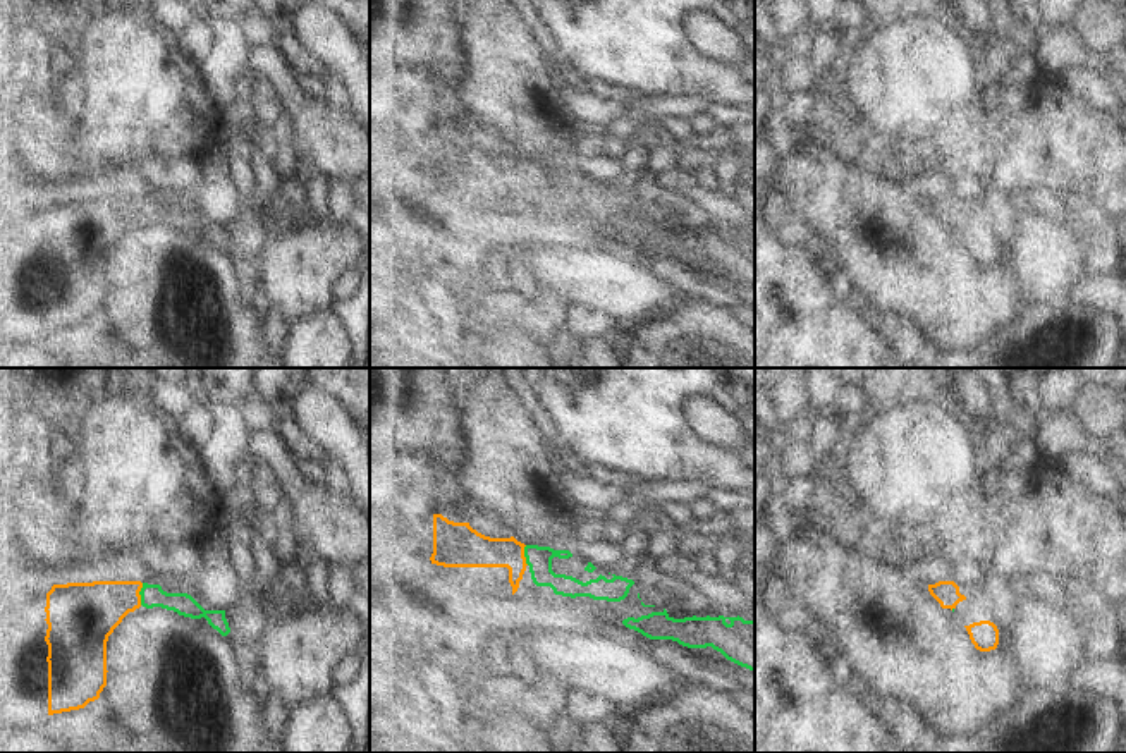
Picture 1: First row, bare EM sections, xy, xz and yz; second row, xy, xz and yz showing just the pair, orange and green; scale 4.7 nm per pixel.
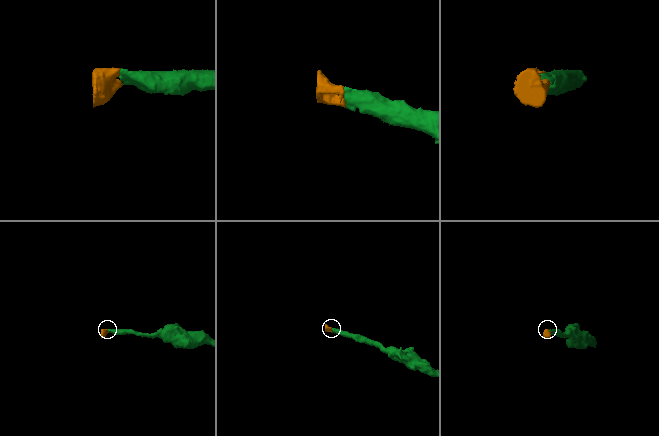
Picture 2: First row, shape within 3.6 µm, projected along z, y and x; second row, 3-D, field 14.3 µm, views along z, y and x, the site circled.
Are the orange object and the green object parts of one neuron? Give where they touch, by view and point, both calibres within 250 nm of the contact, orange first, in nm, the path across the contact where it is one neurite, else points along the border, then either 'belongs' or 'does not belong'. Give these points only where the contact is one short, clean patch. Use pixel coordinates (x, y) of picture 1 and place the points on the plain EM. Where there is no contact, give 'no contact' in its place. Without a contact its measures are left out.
meets orange in xy at (138, 208); 280 nm thick on the orange side, 110 nm on the other; runs through xy (88, 227), (116, 214), (138, 208), (152, 210); belongs

